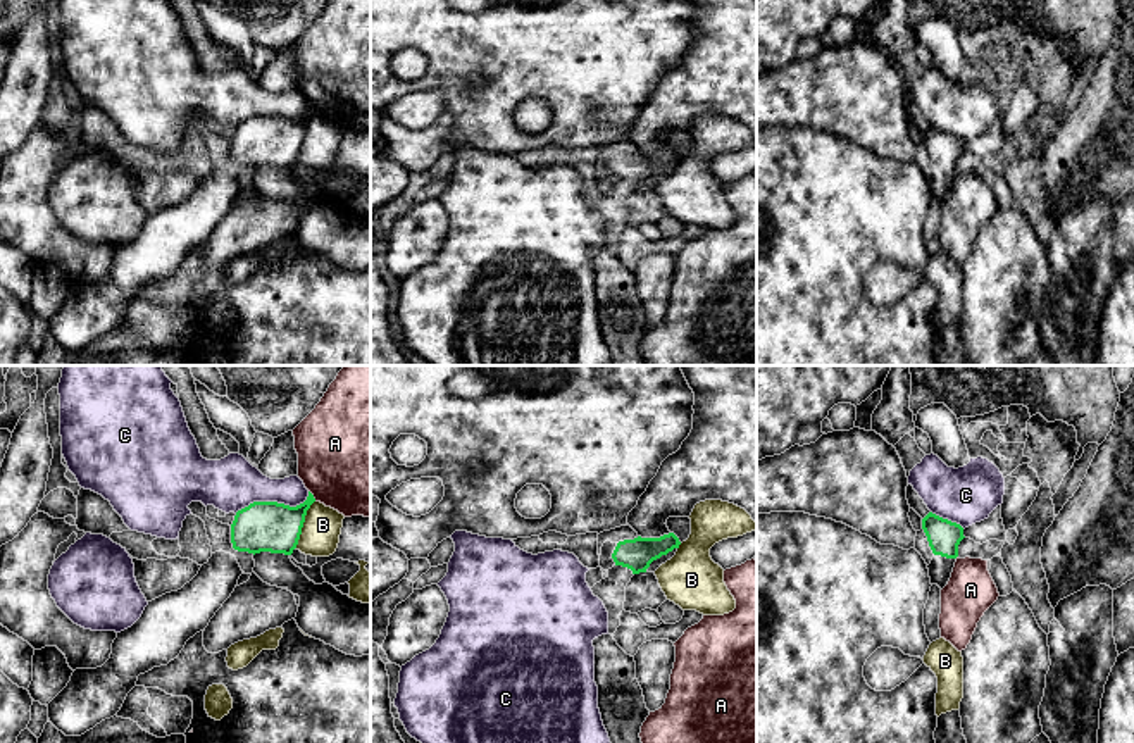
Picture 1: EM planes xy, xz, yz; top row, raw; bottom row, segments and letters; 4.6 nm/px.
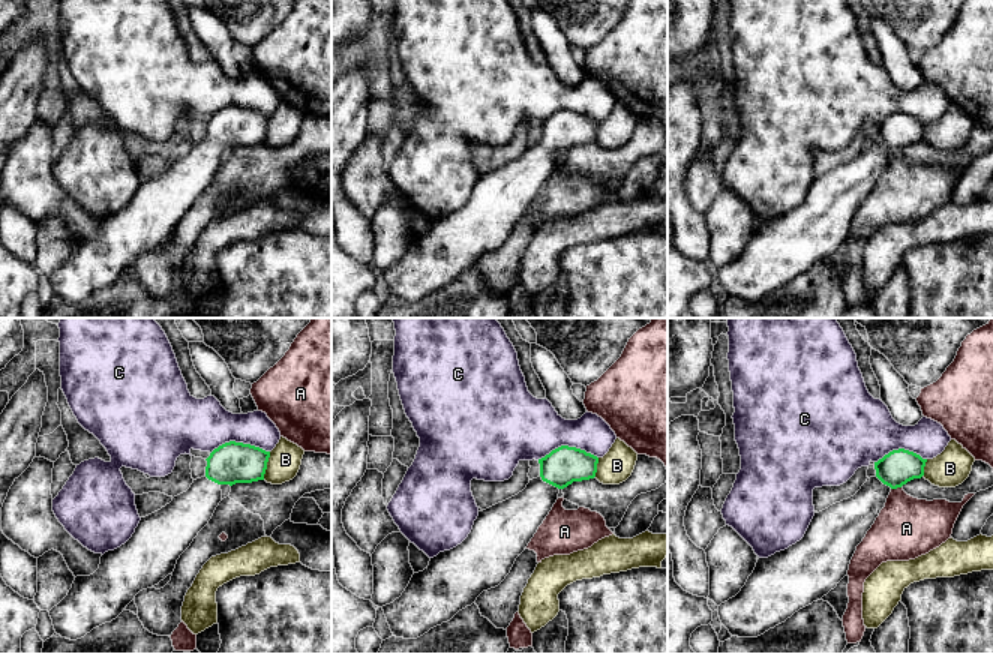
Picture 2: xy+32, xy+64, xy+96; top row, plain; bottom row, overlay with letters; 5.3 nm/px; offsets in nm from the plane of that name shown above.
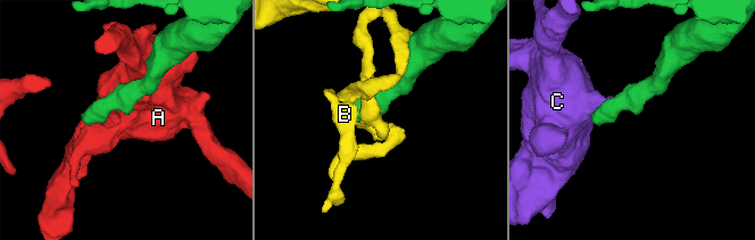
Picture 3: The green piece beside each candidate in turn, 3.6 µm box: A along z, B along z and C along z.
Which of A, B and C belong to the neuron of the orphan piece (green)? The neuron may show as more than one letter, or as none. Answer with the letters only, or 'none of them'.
none of them

